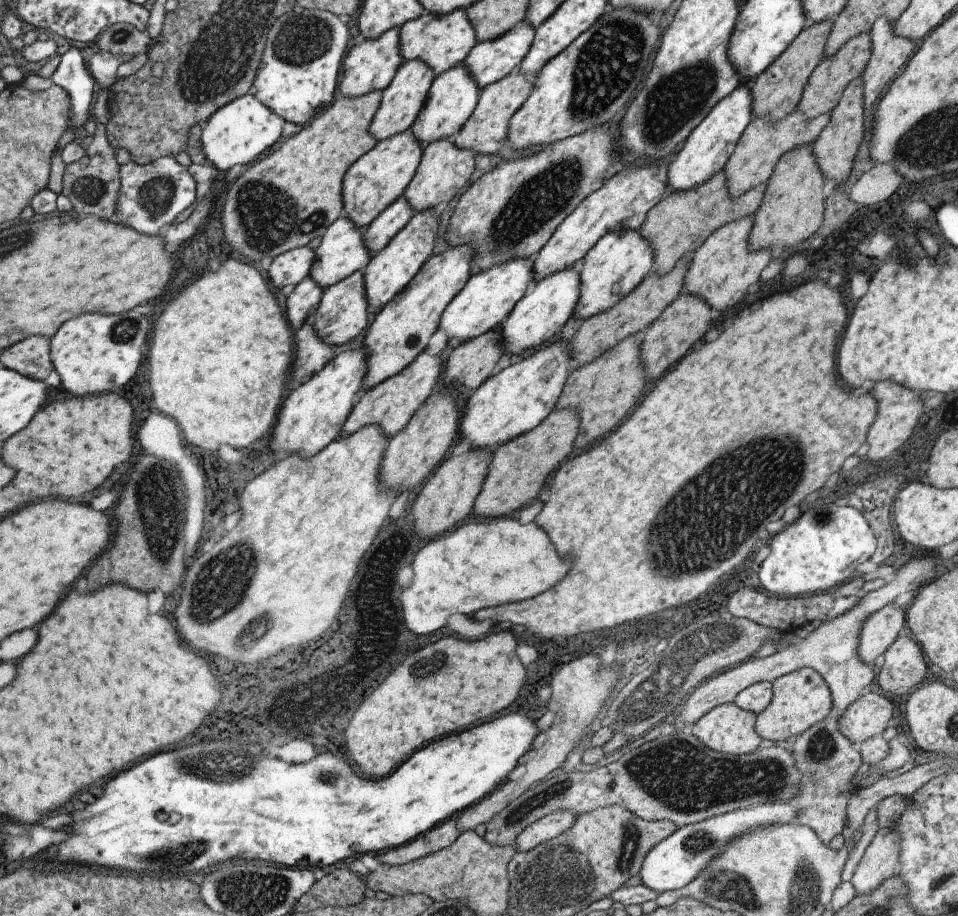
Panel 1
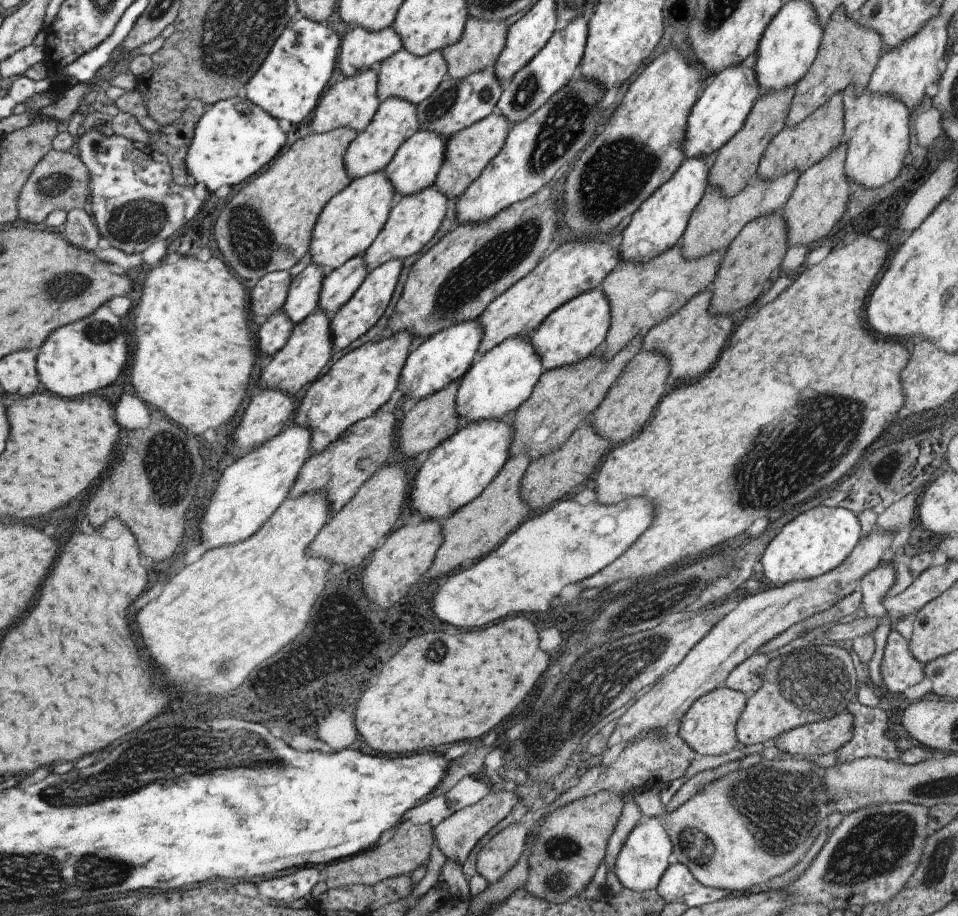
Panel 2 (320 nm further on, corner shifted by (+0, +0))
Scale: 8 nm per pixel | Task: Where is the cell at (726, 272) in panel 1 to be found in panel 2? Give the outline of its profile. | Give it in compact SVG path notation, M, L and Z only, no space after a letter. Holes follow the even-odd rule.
M705 289L692 296L676 313L644 334L641 350L657 351L663 355L668 362L669 380L673 382L687 382L699 378L717 360L725 338L731 332L731 315L710 315L709 303L710 292Z

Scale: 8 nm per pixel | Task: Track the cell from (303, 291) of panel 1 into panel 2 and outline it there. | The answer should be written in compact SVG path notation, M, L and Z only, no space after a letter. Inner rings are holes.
M282 308L271 313L267 318L259 322L255 342L257 352L263 354L263 356L274 355L285 344L292 326L292 322Z

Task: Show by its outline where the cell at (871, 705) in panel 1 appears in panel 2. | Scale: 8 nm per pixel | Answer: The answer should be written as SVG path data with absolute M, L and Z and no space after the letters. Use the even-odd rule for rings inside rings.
M845 710L834 717L783 731L774 739L774 746L782 754L804 758L835 752L851 738L853 721Z

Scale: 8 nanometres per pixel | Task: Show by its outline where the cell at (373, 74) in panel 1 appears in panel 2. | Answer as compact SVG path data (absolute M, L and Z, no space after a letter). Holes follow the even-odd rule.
M363 70L327 88L315 105L309 122L309 132L326 133L339 127L360 133L371 122L378 107L375 70Z

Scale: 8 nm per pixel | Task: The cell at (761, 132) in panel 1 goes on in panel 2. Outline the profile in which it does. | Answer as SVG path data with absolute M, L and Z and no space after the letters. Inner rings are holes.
M791 171L778 176L774 181L761 181L753 178L753 181L749 182L734 197L724 197L718 189L706 188L701 200L689 215L685 230L677 242L681 256L690 261L709 253L724 251L745 224L759 217L772 215L776 211L779 212L791 196L798 176L799 173Z

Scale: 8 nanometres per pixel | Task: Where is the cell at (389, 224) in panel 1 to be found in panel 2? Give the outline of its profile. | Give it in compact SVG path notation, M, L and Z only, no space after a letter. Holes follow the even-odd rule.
M362 255L350 258L339 268L332 270L331 274L323 277L316 310L326 313L328 316L351 298L356 288L367 274L362 261Z

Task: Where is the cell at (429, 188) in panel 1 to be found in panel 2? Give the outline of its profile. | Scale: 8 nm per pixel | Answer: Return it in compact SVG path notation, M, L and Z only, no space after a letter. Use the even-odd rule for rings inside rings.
M433 184L418 193L401 197L395 200L391 210L388 212L387 220L383 228L379 229L373 242L362 254L362 261L366 272L370 273L379 265L392 260L403 260L411 254L417 254L424 244L433 236L436 228L442 223L447 198Z

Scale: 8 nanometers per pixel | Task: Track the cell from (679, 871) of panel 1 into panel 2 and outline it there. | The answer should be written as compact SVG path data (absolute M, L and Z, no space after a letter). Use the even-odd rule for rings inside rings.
M643 817L628 833L612 862L612 871L621 886L635 892L653 890L673 860L672 844L661 818Z

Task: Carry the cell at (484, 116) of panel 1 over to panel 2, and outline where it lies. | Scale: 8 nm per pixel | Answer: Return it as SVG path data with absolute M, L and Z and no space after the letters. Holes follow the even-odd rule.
M495 109L486 117L457 131L445 140L443 160L436 174L434 185L446 196L447 200L459 198L462 192L479 176L483 168L502 148L510 128L508 120Z

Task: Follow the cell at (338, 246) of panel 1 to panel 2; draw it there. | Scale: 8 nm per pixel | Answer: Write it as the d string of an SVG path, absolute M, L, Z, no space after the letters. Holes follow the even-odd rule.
M310 263L290 280L282 310L293 325L303 321L316 310L324 276L319 267Z

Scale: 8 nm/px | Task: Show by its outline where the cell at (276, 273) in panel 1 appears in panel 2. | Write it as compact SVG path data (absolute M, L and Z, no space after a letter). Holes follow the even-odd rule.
M273 271L262 276L249 291L250 318L261 322L282 308L290 285L288 271Z

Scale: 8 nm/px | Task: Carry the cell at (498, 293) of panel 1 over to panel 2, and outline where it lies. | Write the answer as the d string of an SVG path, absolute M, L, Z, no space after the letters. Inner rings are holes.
M477 318L455 322L447 329L427 337L415 350L408 353L400 370L398 384L401 384L404 394L401 401L411 398L417 402L459 379L477 357L476 350L481 335L482 325L478 324Z

